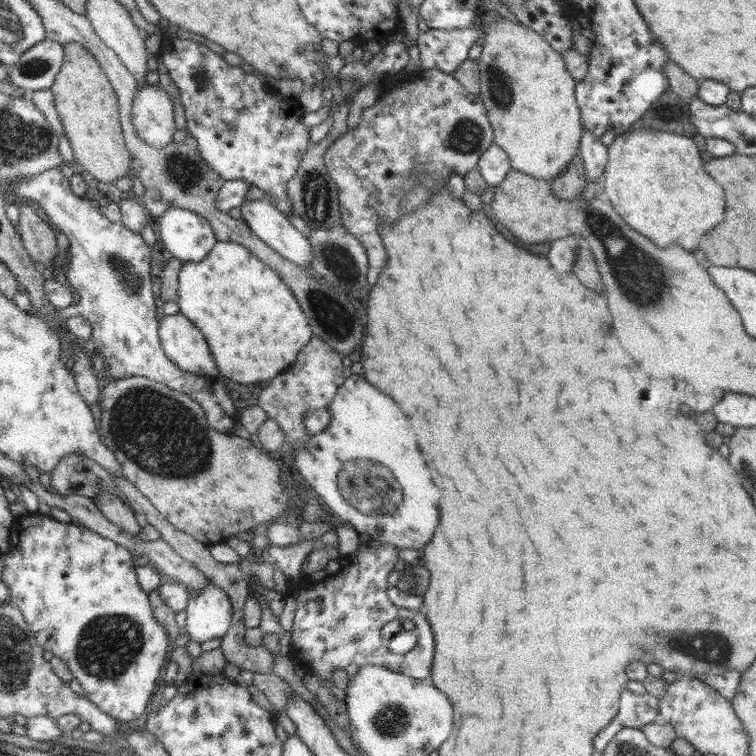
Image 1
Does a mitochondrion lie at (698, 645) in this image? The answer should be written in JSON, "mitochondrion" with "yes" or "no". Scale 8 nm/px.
{"mitochondrion":"yes"}

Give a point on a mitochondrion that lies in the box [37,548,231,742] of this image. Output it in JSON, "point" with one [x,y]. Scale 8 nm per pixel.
{"point":[107,646]}

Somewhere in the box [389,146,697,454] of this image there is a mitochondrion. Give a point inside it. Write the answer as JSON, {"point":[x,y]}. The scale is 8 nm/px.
{"point":[643,284]}

